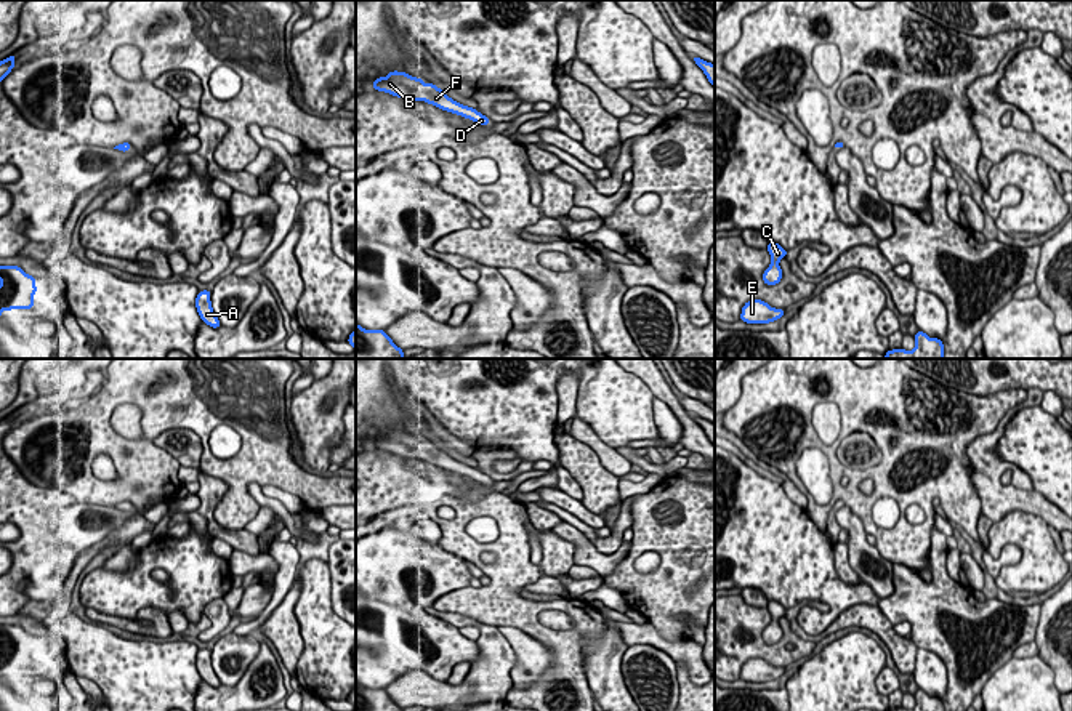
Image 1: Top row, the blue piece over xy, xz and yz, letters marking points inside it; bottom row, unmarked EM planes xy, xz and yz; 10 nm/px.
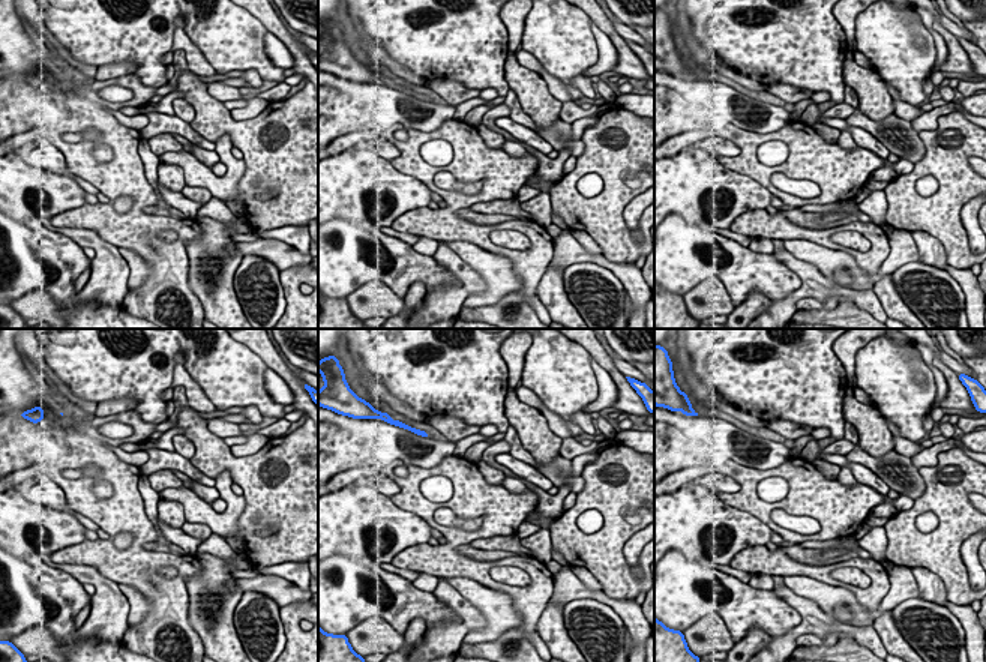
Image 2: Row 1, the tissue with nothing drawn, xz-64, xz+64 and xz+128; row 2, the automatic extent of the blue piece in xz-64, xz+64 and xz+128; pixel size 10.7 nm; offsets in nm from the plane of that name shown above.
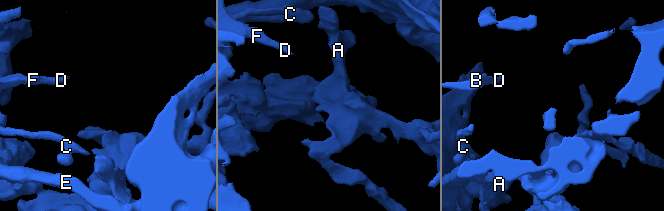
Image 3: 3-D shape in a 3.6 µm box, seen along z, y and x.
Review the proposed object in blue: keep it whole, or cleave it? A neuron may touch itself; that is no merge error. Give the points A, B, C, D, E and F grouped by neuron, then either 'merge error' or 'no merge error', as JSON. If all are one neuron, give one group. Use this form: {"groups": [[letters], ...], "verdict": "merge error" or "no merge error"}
{"groups": [["A", "B", "C", "D", "E", "F"]], "verdict": "no merge error"}

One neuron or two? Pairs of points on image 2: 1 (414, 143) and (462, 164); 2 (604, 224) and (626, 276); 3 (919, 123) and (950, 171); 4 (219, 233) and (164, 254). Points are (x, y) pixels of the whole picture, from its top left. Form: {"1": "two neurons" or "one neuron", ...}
{"1": "one neuron", "2": "two neurons", "3": "two neurons", "4": "two neurons"}

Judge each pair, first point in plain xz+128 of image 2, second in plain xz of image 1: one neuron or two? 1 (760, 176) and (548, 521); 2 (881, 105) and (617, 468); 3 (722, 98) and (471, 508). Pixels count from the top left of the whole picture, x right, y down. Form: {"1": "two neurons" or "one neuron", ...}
{"1": "two neurons", "2": "two neurons", "3": "two neurons"}

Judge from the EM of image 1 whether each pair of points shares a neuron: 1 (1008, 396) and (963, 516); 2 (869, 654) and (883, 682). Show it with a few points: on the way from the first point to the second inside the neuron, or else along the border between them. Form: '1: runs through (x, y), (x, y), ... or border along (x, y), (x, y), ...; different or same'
1: runs through (978, 421), (955, 444), (955, 486); same
2: border along (885, 665), (875, 681), (880, 694); different

